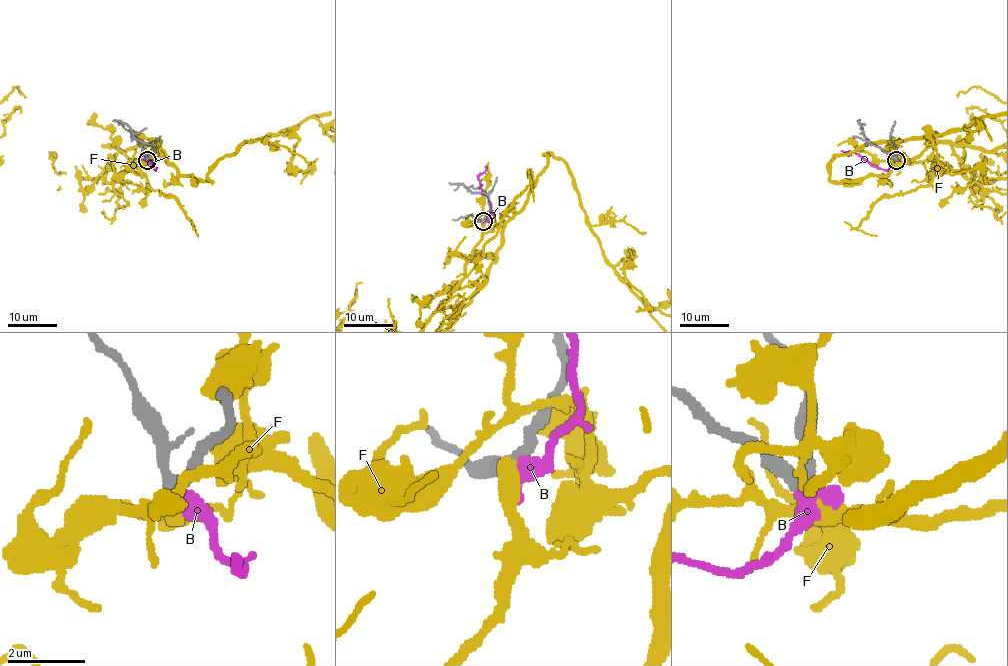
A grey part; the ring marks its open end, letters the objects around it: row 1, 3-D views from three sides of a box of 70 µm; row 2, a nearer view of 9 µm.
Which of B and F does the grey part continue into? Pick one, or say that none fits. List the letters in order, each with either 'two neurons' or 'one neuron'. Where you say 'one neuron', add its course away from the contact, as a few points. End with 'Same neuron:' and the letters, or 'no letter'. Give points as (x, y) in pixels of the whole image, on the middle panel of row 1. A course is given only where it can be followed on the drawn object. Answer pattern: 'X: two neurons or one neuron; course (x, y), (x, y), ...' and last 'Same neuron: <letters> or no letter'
B: two neurons
F: one neuron
Same neuron: F

